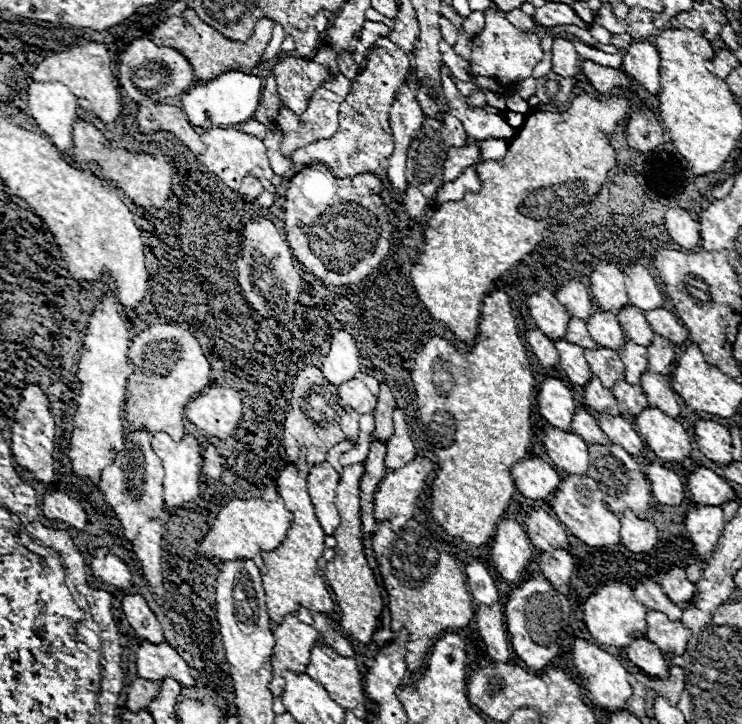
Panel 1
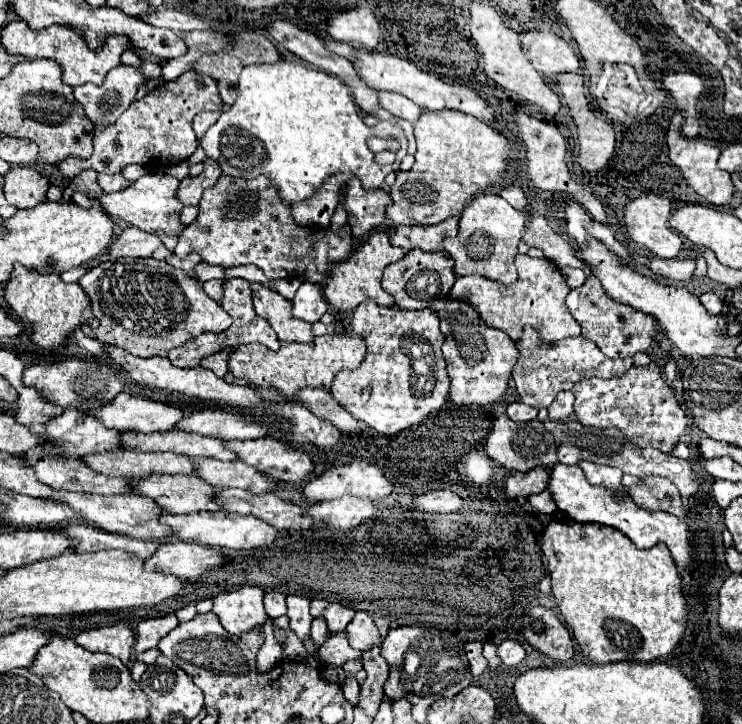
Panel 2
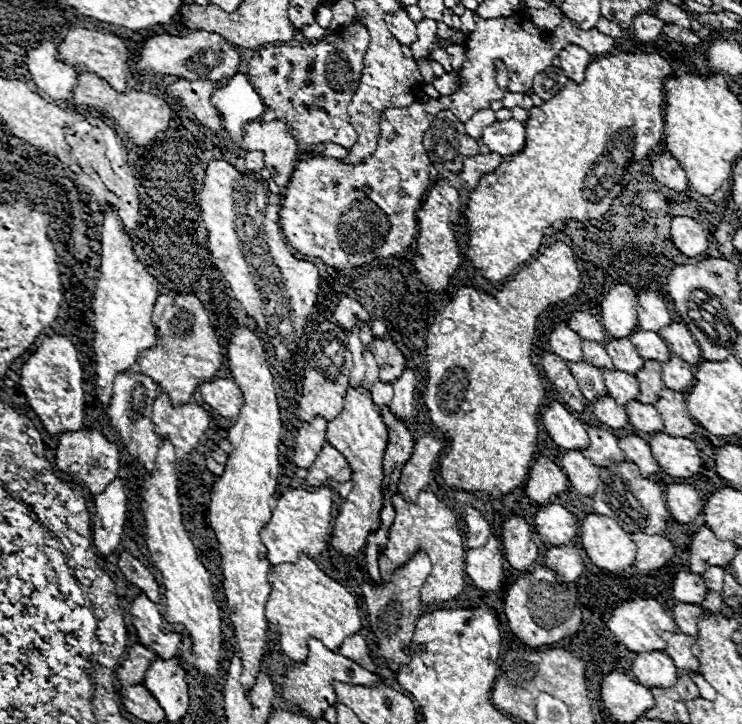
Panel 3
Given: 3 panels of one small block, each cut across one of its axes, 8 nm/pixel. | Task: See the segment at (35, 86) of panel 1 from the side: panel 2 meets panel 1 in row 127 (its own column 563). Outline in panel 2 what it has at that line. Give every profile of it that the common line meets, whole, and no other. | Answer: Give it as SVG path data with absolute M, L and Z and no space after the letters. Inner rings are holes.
M524 32L522 46L534 68L548 78L582 70L582 58L576 48L552 32Z

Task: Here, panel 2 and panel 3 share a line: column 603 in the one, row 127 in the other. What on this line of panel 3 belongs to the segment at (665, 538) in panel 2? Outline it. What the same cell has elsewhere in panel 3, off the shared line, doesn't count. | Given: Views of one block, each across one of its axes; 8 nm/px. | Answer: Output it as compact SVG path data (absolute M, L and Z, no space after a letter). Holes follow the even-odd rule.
M510 118L504 122L494 122L488 128L484 128L480 138L492 152L498 152L502 156L518 154L524 148L526 142L526 128L522 122Z

